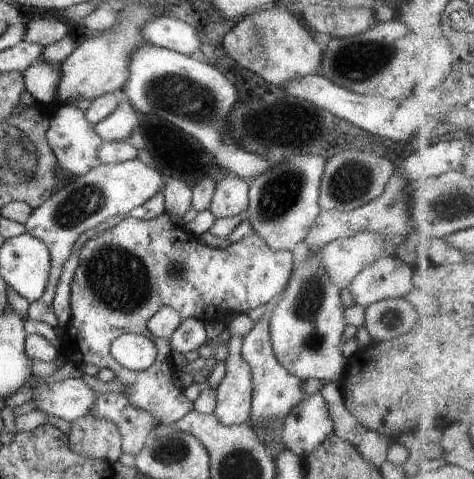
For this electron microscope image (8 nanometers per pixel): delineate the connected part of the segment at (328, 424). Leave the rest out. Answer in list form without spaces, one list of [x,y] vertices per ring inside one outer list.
[[[319,392],[307,395],[283,420],[281,440],[301,460],[334,432],[327,404]]]

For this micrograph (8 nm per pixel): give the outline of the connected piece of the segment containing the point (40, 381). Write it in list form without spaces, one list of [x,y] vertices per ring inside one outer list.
[[[30,376],[37,382],[31,385],[31,402],[36,410],[45,415],[73,421],[84,416],[96,400],[96,394],[85,385],[81,378],[47,382],[45,377]]]

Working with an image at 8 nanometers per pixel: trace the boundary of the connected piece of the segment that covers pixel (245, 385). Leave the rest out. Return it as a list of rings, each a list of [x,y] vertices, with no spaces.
[[[233,336],[228,340],[225,375],[215,391],[212,416],[224,426],[245,423],[250,416],[252,373],[241,357],[240,344],[240,337]]]

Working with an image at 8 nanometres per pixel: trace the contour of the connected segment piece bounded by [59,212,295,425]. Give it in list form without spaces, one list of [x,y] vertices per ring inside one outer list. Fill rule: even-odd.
[[[165,212],[149,221],[127,216],[106,232],[91,237],[79,250],[77,264],[70,285],[70,318],[67,327],[63,329],[64,338],[59,342],[60,351],[65,354],[66,361],[77,366],[92,364],[99,369],[111,370],[115,378],[125,385],[123,394],[127,403],[136,410],[147,412],[158,424],[163,425],[175,423],[193,409],[192,401],[182,394],[183,389],[174,384],[172,377],[175,370],[169,340],[151,337],[157,353],[155,361],[146,371],[129,371],[120,366],[110,356],[110,343],[124,333],[150,336],[146,328],[147,320],[163,306],[173,308],[182,320],[195,318],[204,322],[222,321],[227,314],[245,313],[265,305],[284,291],[295,266],[291,251],[269,249],[253,231],[225,248],[202,246],[197,236],[185,231],[181,224]]]

